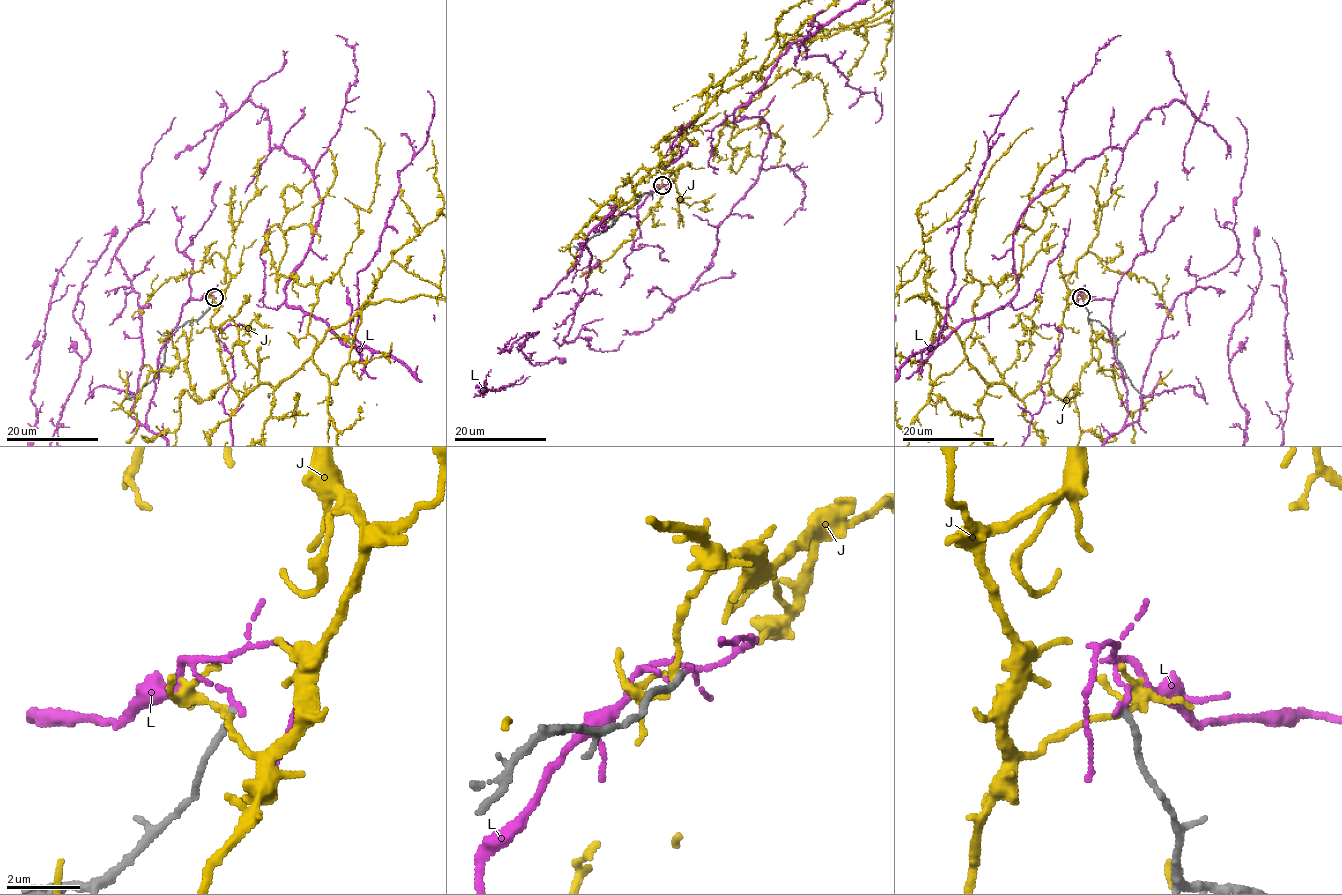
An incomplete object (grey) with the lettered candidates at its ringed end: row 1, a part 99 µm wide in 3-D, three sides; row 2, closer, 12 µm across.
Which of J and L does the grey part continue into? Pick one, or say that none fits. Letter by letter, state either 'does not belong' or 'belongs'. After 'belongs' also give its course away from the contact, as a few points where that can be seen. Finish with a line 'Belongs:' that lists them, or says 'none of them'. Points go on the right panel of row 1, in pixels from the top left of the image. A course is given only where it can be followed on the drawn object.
J: does not belong
L: does not belong
Belongs: none of them

